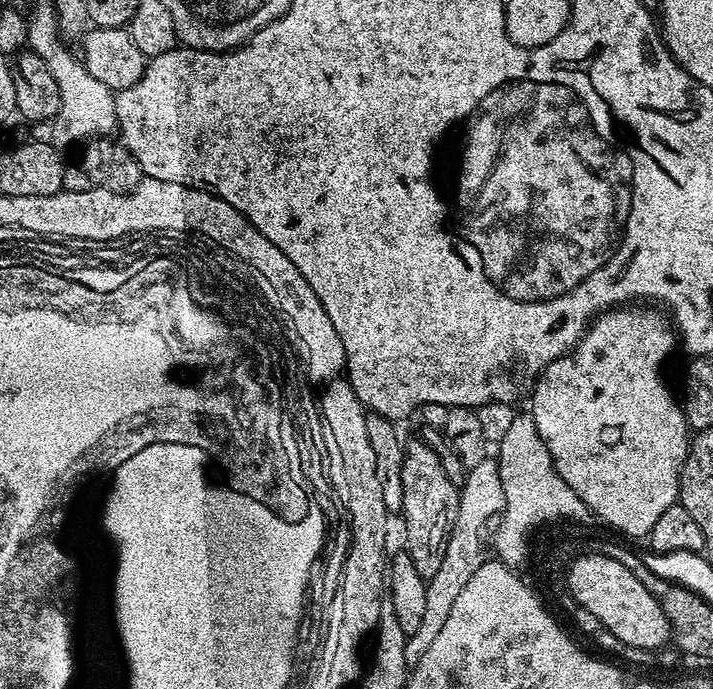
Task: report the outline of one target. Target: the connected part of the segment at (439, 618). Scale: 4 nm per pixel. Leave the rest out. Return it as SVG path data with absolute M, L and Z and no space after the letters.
M485 456L478 466L467 471L467 478L461 485L458 518L451 527L450 538L447 540L445 557L438 574L427 577L426 583L426 611L422 614L422 622L418 630L408 633L406 642L406 662L411 666L426 654L426 650L434 642L435 636L442 630L446 619L450 616L454 601L462 594L462 589L470 582L471 575L489 559L497 530L500 528L501 518L505 510L505 490L499 461Z

